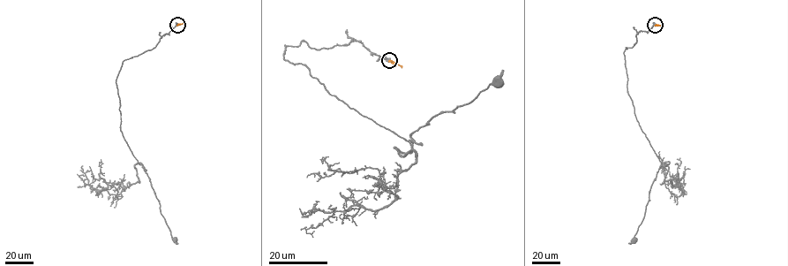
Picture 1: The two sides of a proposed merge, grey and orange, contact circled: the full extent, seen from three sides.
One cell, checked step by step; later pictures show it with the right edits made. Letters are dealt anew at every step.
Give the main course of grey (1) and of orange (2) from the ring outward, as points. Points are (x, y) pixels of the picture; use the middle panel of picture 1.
1: (389, 60), (352, 38), (285, 45), (284, 58), (411, 146), (431, 117), (498, 81)
2: (389, 60), (401, 67)

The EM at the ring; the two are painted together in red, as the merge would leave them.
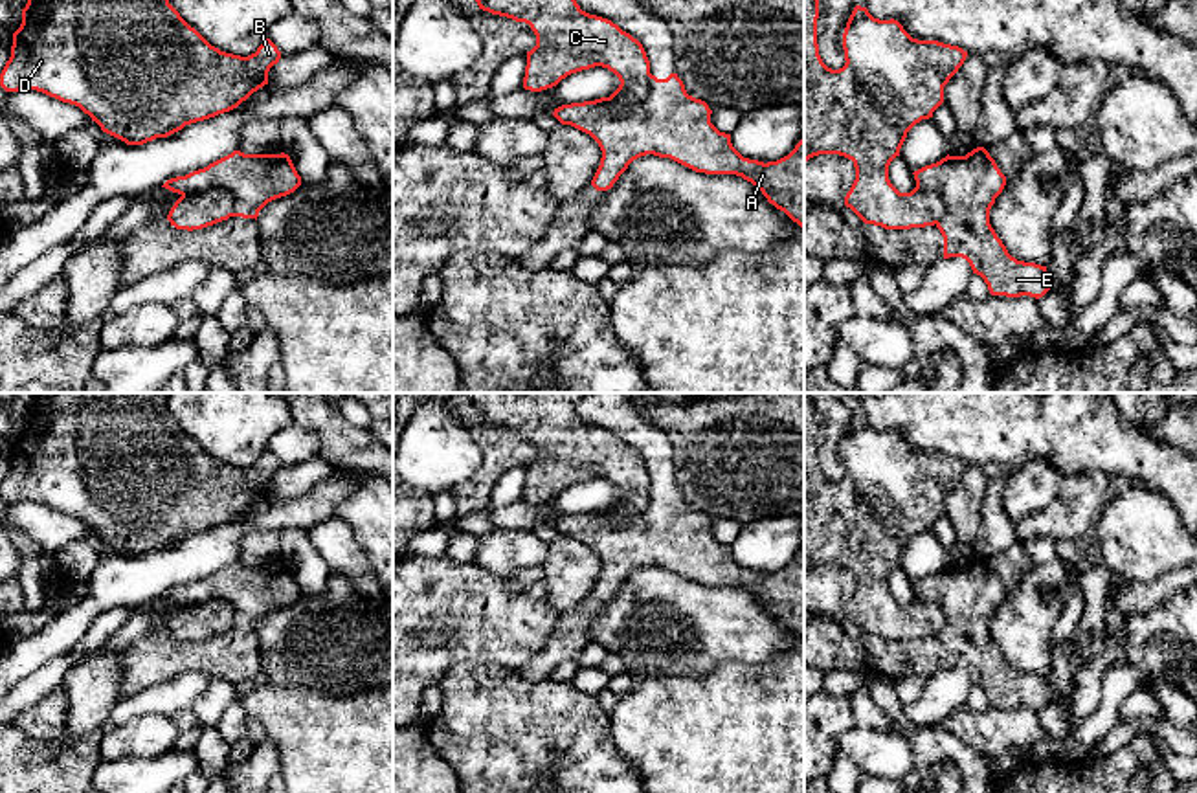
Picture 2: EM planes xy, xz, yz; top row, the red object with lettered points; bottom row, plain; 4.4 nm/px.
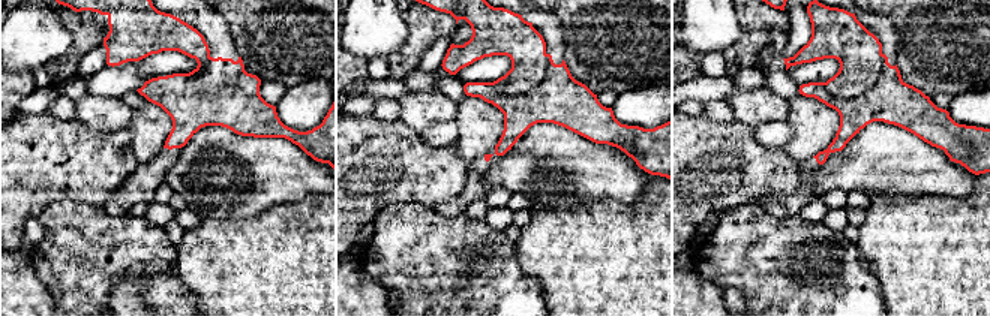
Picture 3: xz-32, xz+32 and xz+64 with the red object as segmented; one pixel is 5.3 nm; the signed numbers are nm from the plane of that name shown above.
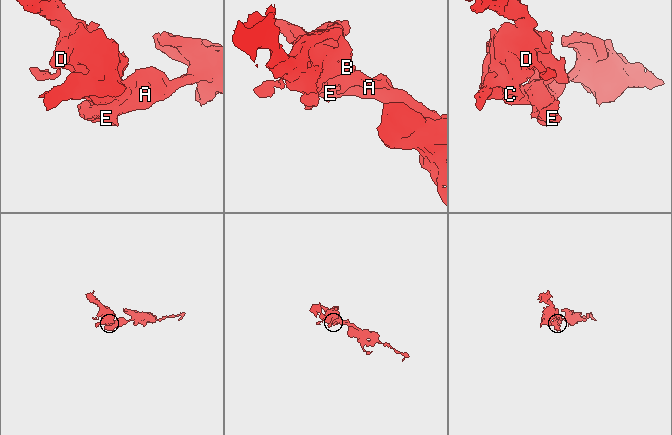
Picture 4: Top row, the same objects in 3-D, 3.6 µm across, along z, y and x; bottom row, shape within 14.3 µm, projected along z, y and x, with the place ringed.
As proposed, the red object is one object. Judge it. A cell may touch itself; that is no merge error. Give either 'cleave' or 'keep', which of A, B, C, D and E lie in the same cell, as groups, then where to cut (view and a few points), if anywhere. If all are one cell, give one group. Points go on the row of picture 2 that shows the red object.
cleave; A E / B C D; cut in xy along (182, 193), (224, 188), (232, 195), (232, 215)

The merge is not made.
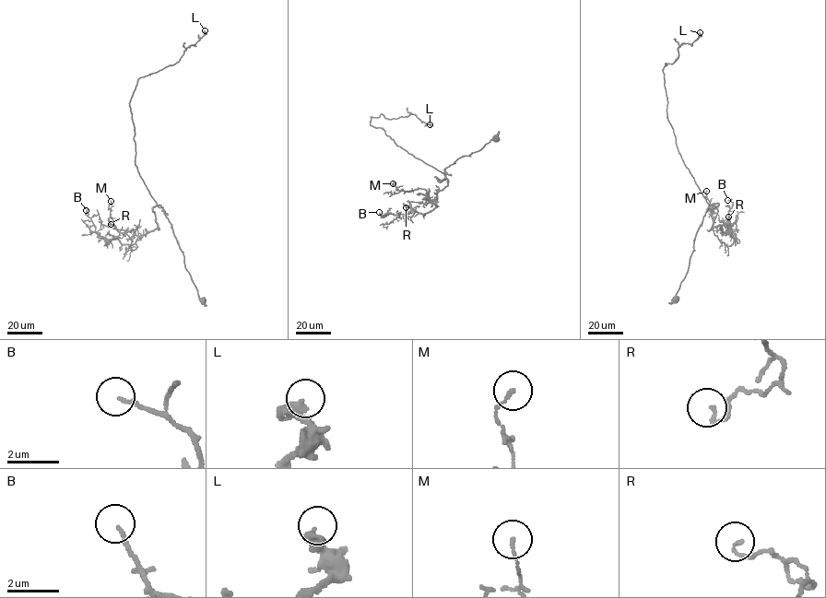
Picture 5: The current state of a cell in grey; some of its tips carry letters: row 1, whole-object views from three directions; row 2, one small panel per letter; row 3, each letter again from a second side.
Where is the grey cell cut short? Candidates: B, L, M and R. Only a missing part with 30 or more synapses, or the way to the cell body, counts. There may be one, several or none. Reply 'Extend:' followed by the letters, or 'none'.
Extend: none

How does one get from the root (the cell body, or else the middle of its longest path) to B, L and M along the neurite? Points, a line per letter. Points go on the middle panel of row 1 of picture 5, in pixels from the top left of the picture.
B: (496, 138), (446, 167), (443, 180), (435, 177), (448, 184), (432, 210), (383, 217), (379, 212)
L: (496, 138), (457, 158), (445, 176), (370, 122), (410, 112), (430, 124)
M: (496, 138), (446, 167), (443, 180), (435, 177), (448, 182), (437, 207), (424, 189), (393, 183)

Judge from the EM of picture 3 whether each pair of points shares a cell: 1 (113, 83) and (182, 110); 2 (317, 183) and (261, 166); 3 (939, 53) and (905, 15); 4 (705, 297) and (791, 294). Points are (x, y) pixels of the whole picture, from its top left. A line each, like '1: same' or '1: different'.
1: different
2: same
3: same
4: different

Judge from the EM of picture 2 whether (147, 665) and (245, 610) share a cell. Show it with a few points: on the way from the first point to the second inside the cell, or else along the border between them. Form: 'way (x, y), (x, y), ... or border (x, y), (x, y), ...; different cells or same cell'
way (175, 658), (213, 656), (232, 637); same cell

